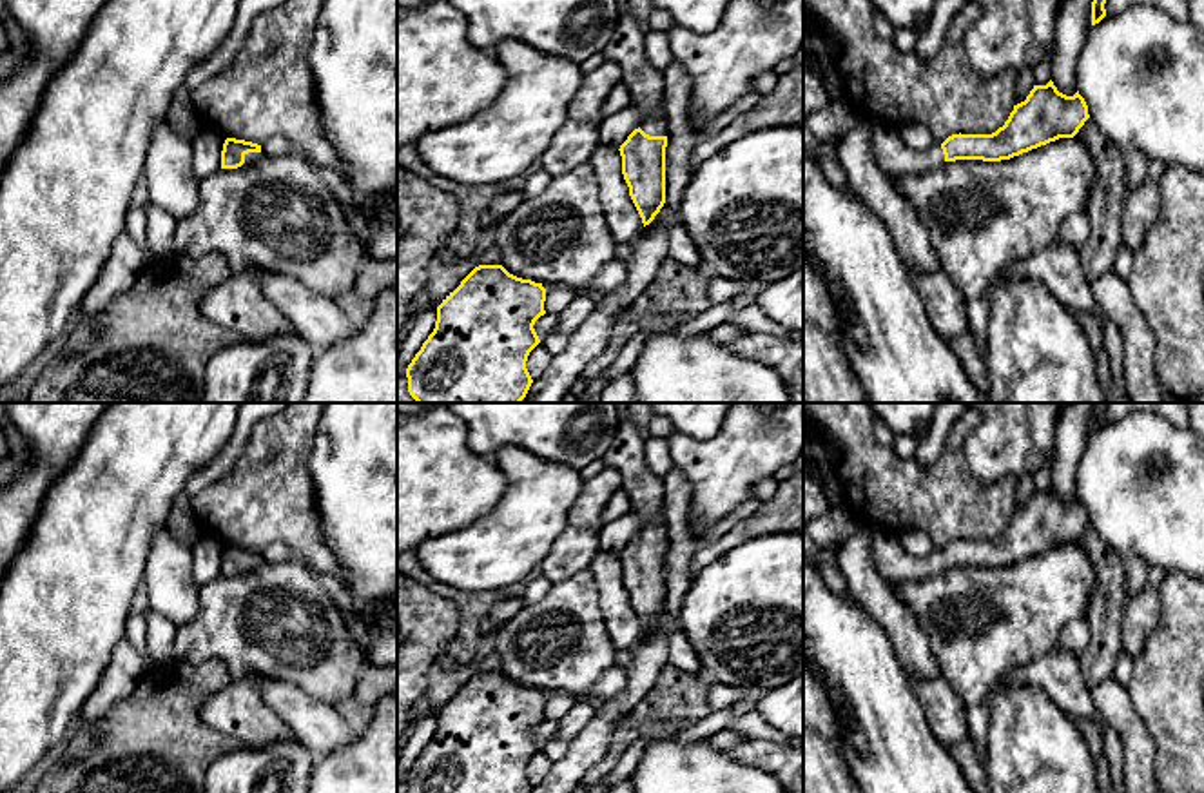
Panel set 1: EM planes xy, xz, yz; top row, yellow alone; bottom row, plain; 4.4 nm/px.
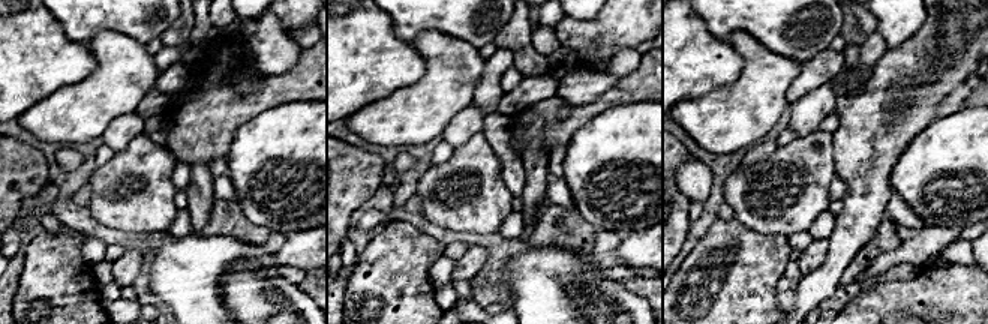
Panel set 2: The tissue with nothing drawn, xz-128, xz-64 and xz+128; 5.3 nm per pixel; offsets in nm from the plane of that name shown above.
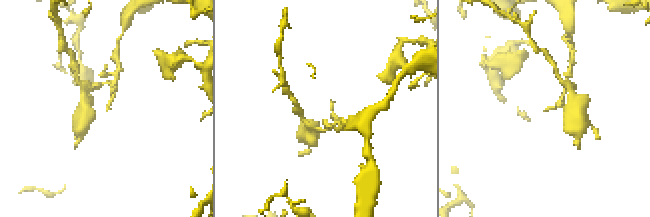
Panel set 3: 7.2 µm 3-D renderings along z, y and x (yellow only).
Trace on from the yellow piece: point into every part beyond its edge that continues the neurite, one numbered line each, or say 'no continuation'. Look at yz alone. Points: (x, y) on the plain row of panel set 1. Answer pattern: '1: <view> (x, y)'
1: yz (889, 559)

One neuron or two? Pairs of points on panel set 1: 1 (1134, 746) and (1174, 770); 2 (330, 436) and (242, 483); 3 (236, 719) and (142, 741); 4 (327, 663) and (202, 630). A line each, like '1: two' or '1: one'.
1: two
2: two
3: two
4: one

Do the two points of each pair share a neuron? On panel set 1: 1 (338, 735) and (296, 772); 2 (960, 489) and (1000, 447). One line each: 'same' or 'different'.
1: different
2: different

